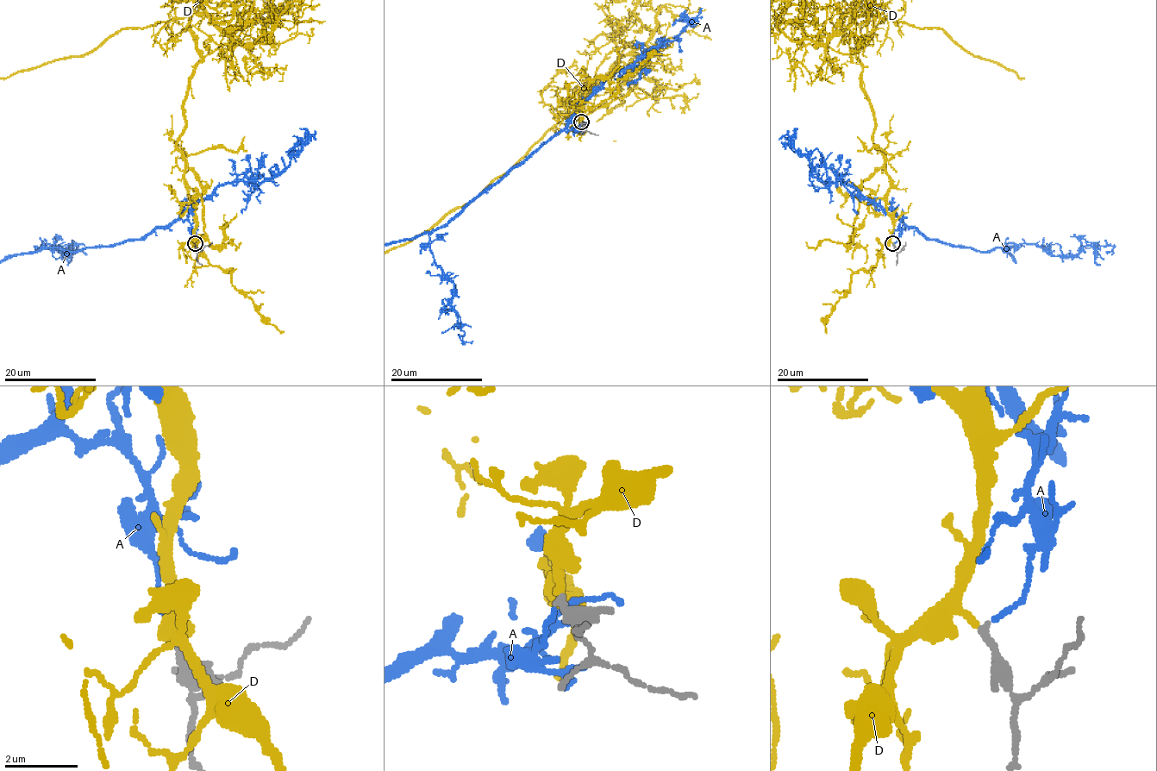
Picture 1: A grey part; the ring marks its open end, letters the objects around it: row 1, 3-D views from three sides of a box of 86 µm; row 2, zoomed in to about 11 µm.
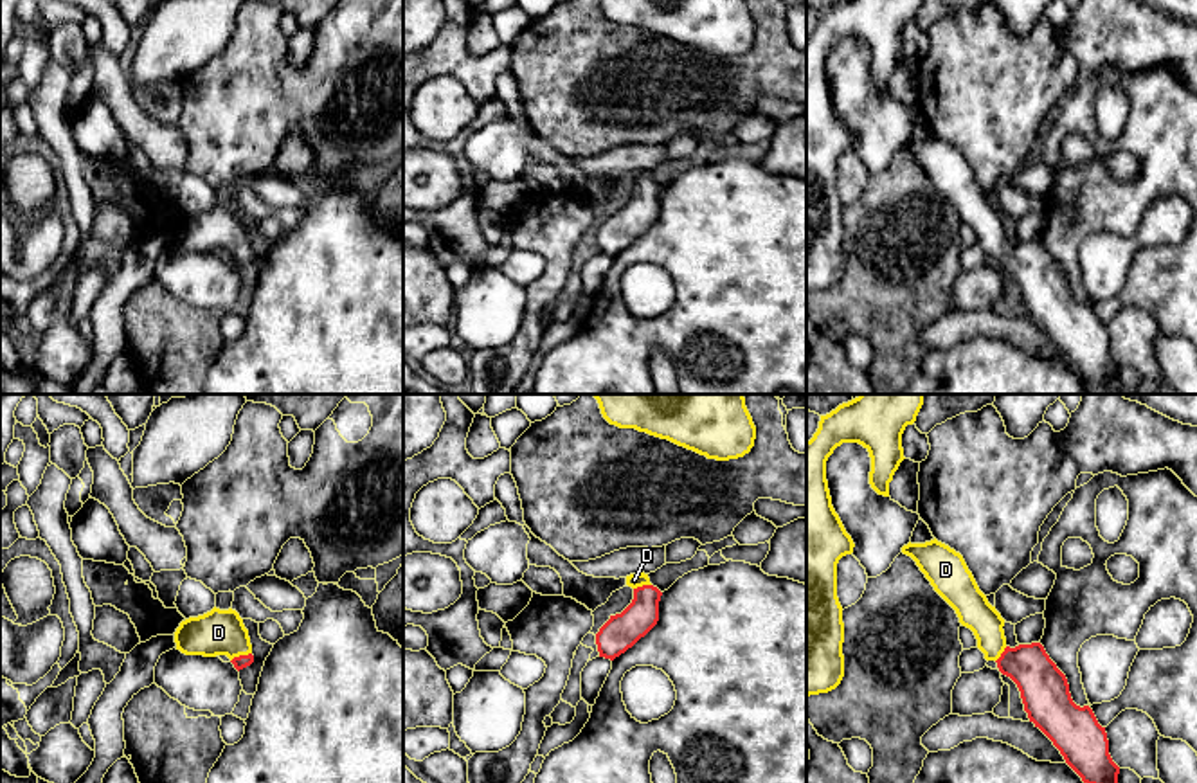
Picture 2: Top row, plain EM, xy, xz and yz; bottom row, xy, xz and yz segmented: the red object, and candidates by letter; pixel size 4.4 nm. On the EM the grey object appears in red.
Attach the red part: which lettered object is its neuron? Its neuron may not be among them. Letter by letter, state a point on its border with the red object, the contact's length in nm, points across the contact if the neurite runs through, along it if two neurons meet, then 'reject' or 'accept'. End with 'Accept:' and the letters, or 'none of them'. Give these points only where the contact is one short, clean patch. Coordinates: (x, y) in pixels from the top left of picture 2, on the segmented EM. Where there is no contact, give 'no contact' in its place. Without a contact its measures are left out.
A: no contact; reject
D: contact xy (240, 656); length 100 nm; way xy (242, 661), (240, 656), (218, 632); accept
Accept: D

